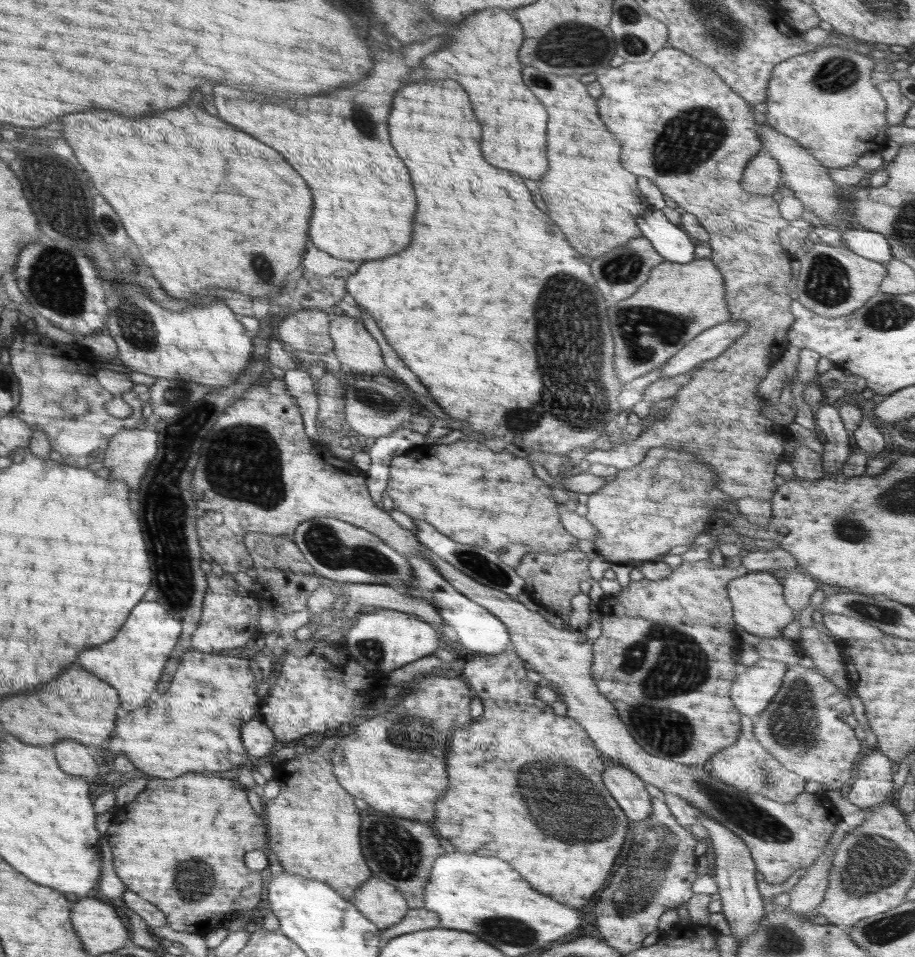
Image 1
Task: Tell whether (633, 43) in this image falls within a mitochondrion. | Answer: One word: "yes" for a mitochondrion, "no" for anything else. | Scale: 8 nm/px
yes

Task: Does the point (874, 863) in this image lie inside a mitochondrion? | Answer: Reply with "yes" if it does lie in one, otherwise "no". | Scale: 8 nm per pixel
yes

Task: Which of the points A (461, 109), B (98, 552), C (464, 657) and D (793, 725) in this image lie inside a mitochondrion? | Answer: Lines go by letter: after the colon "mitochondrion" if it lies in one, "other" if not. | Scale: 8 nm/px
A: other
B: other
C: other
D: mitochondrion

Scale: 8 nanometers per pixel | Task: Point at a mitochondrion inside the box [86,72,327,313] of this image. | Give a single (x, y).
(263, 268)

